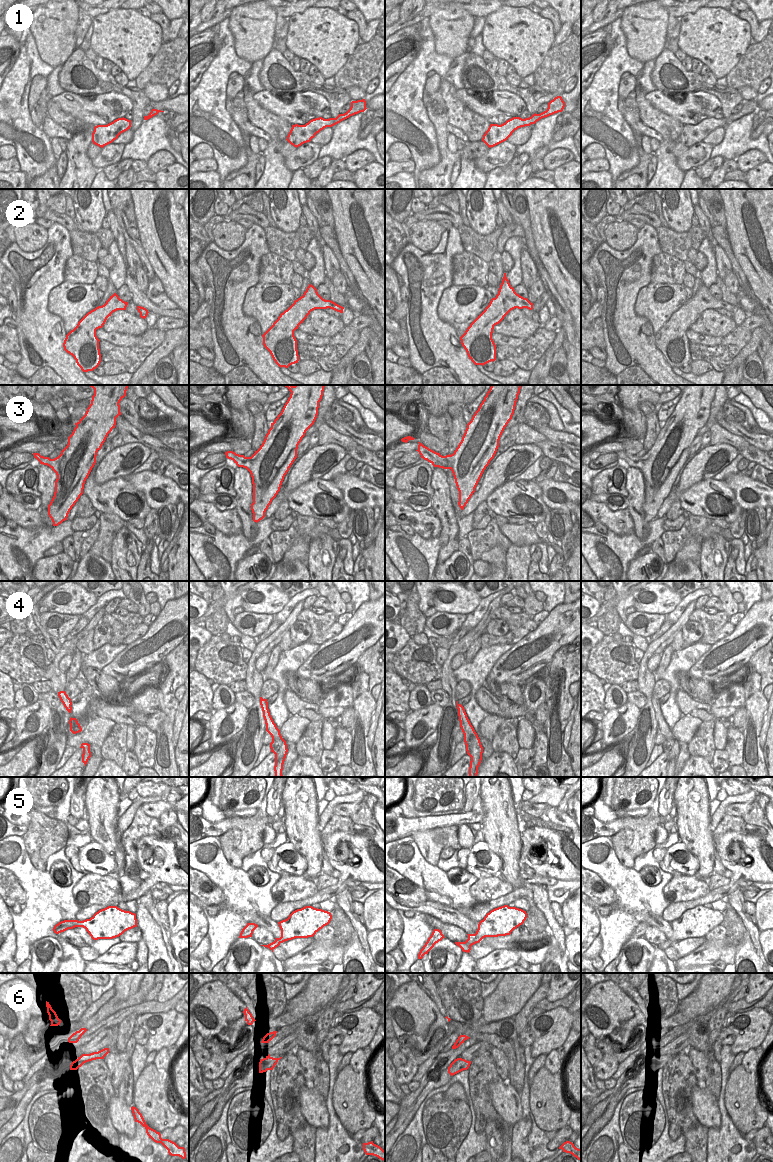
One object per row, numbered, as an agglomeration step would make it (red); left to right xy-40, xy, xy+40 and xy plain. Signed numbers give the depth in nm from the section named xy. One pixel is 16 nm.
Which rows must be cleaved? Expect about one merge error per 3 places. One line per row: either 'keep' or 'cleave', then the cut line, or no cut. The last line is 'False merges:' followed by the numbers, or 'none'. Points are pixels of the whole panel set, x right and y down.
1: keep; cut none
2: keep; cut none
3: keep; cut none
4: keep; cut none
5: keep; cut none
6: cleave; cut xy (266, 1058), (268, 1063), (265, 1070)
False merges: 6

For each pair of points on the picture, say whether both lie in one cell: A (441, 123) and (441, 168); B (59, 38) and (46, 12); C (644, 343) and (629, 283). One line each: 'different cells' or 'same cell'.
A: same cell
B: same cell
C: same cell

